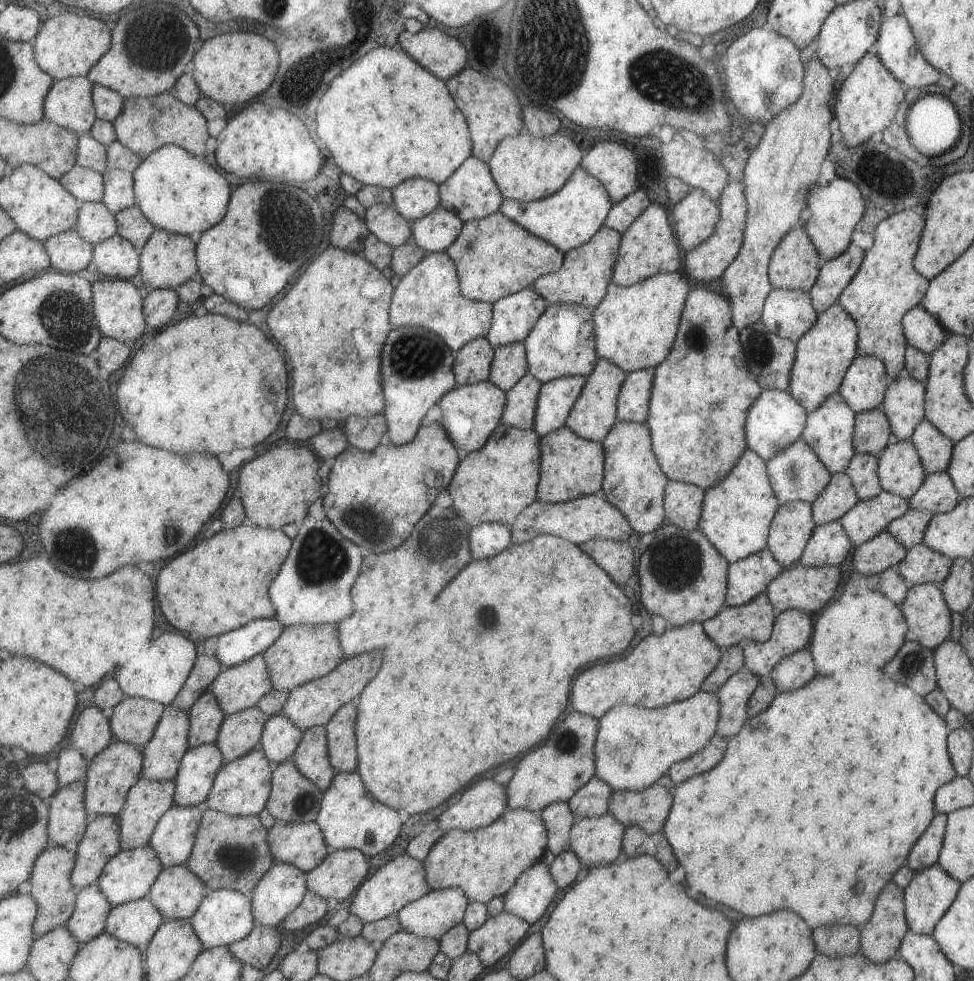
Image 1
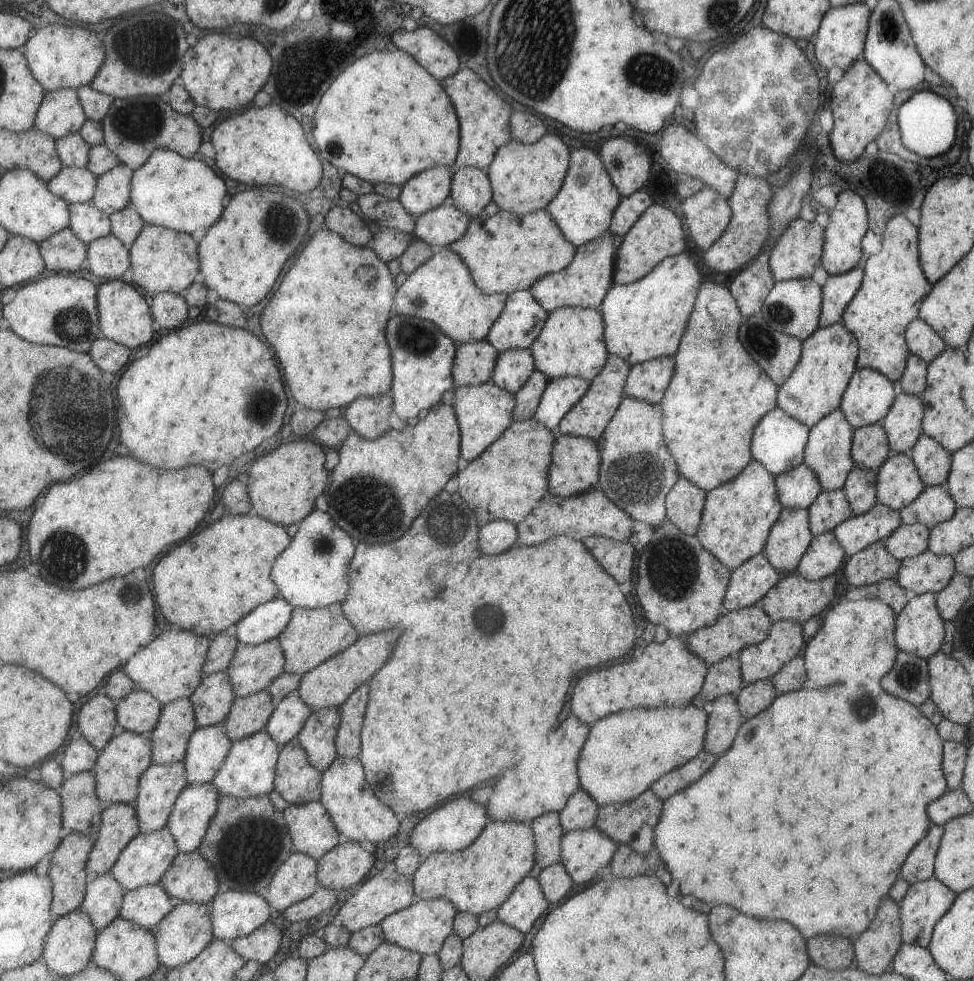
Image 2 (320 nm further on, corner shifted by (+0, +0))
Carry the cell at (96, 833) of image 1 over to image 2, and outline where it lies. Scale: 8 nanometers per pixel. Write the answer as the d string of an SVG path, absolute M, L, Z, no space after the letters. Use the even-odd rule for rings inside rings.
M107 804L102 817L102 827L87 863L87 870L92 877L111 873L122 852L140 833L135 805Z

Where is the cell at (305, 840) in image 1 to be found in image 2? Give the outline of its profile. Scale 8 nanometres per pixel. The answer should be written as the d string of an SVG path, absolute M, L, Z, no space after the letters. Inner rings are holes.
M323 801L289 805L284 815L297 851L320 861L344 839Z

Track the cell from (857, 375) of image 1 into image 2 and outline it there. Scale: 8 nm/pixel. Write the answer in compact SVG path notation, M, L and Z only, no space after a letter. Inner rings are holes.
M856 368L843 391L839 410L854 430L880 424L897 392L896 384L880 372Z

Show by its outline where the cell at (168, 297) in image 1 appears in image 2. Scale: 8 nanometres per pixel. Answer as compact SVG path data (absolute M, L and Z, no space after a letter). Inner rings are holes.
M159 293L151 297L151 303L158 327L180 329L189 318L191 306L183 293Z

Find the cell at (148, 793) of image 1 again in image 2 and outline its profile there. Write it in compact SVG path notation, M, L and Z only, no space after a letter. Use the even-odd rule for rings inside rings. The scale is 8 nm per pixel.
M185 761L164 765L154 762L140 780L140 795L135 804L140 832L167 827L177 799L188 785Z

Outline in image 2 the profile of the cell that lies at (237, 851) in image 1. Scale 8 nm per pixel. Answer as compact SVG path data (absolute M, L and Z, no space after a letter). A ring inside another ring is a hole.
M221 795L219 802L217 814L199 849L227 888L266 897L278 870L296 851L284 811L273 804L270 795L248 799Z

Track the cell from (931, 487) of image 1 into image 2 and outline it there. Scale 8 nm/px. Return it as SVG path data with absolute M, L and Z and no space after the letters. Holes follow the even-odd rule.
M944 485L926 486L919 496L898 511L901 525L922 524L927 528L949 520L956 509Z

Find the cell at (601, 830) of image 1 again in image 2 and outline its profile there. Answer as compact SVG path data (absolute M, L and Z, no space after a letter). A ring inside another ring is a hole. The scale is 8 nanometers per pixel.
M597 827L564 832L560 838L560 863L572 883L593 880L597 868L607 866L617 844Z

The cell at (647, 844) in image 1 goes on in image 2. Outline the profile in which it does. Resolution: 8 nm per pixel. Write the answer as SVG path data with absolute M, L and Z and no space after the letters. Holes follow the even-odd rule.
M617 845L609 865L612 878L623 880L637 875L653 875L661 881L663 886L669 886L669 882L671 882L669 871L660 859L655 846L651 852L640 855L627 845Z

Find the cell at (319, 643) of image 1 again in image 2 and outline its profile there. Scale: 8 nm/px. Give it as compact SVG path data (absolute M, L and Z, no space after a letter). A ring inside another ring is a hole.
M335 603L314 609L295 607L290 625L278 639L286 652L286 672L305 675L317 668L322 662L346 651L360 638L359 629L347 618L343 605Z

